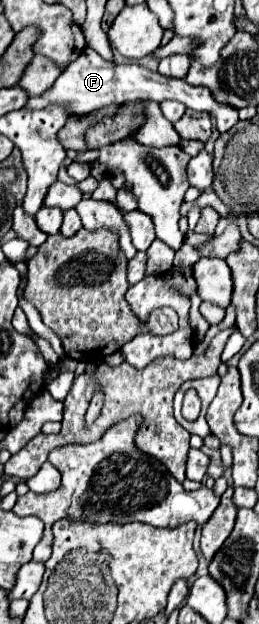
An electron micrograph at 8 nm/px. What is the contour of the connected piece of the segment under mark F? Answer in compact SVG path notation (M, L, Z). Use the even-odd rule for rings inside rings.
M86 47L82 55L62 71L62 75L54 81L52 89L48 89L48 93L42 93L40 97L30 97L24 109L44 109L44 105L64 105L68 111L82 115L110 103L124 105L124 103L134 103L138 99L152 99L152 101L174 99L174 101L184 103L188 109L206 111L216 117L220 133L232 129L232 125L238 121L238 109L232 109L232 105L220 105L220 101L216 101L212 93L208 93L208 89L188 85L186 79L164 77L140 65L116 65L112 61L104 61L90 47Z

